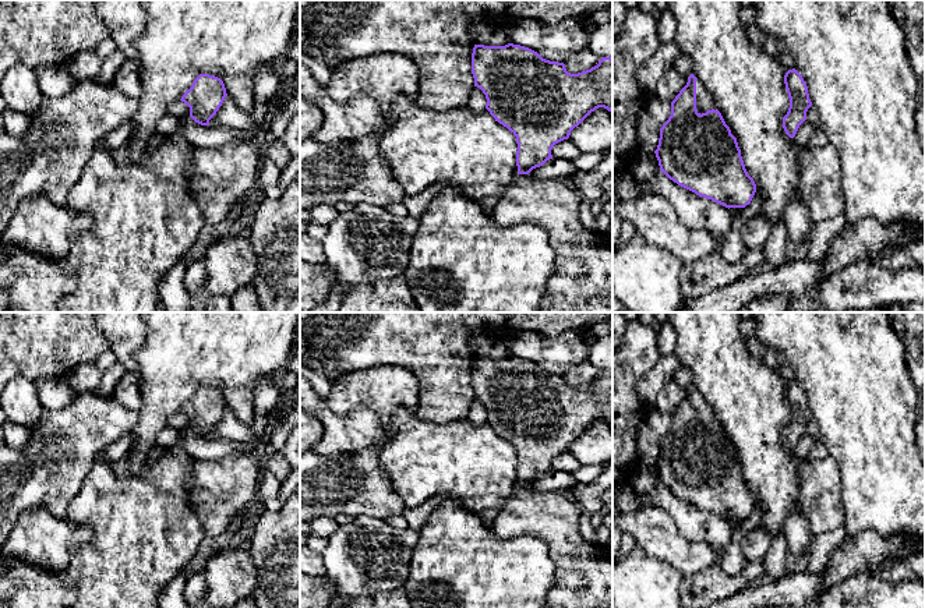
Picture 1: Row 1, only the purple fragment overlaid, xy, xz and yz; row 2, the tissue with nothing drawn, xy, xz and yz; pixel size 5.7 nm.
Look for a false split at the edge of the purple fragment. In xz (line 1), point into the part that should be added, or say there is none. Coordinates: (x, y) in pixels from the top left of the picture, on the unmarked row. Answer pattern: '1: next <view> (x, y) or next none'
1: next none

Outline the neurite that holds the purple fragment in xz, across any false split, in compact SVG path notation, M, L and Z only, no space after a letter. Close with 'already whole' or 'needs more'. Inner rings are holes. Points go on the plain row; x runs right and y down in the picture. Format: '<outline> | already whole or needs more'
M474 357L472 386L474 399L486 407L486 421L516 449L518 487L529 487L552 471L552 459L568 452L571 443L592 424L599 420L612 423L611 370L601 370L590 382L571 386L564 375L546 372L537 364L520 357Z | already whole

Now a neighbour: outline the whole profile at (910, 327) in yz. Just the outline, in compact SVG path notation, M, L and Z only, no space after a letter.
M886 312L907 350L908 370L918 389L915 427L925 427L925 312Z

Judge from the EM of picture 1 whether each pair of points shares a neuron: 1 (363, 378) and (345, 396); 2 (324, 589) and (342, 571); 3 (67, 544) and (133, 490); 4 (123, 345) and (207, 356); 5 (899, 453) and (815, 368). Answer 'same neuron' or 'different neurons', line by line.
1: same neuron
2: different neurons
3: different neurons
4: different neurons
5: same neuron

